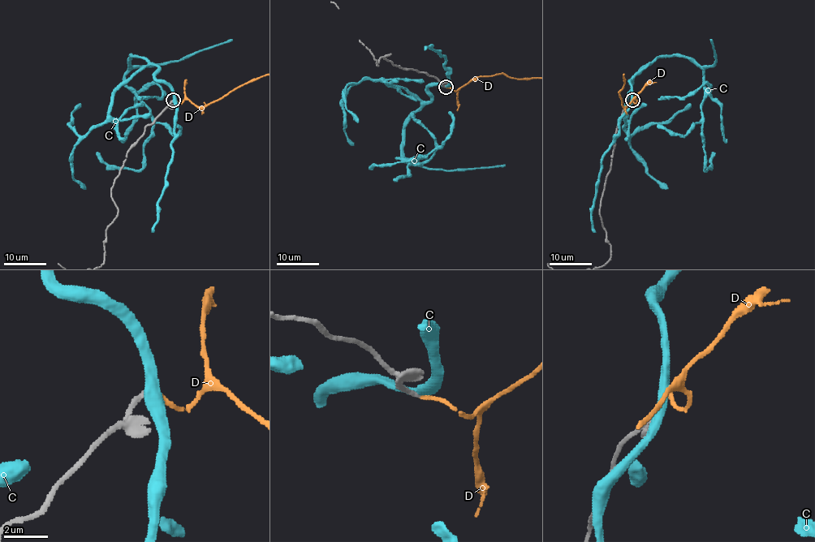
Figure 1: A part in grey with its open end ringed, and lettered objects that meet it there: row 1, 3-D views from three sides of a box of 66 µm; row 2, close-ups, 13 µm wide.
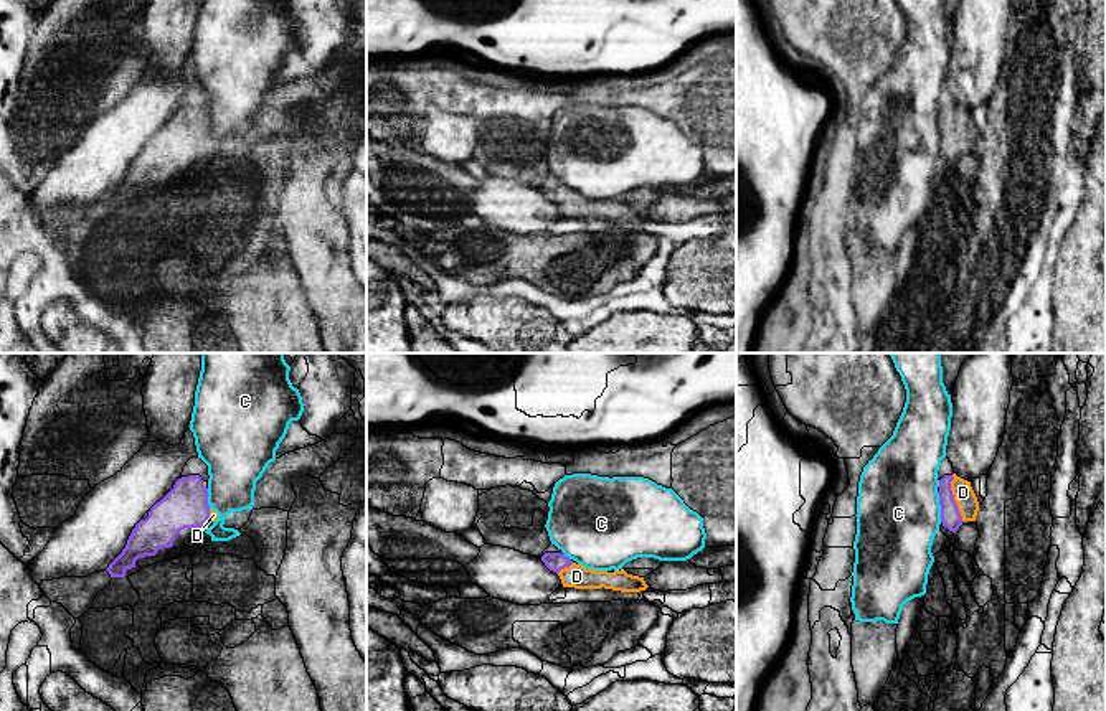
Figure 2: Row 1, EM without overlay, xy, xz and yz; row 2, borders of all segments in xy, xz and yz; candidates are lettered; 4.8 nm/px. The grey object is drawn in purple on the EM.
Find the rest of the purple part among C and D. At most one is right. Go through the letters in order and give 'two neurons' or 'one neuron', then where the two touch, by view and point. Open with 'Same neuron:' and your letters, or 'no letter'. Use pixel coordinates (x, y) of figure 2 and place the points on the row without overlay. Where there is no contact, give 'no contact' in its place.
Same neuron: D
C: two neurons; meets purple in yz at (941, 137)
D: one neuron; meets purple in yz at (953, 129)

